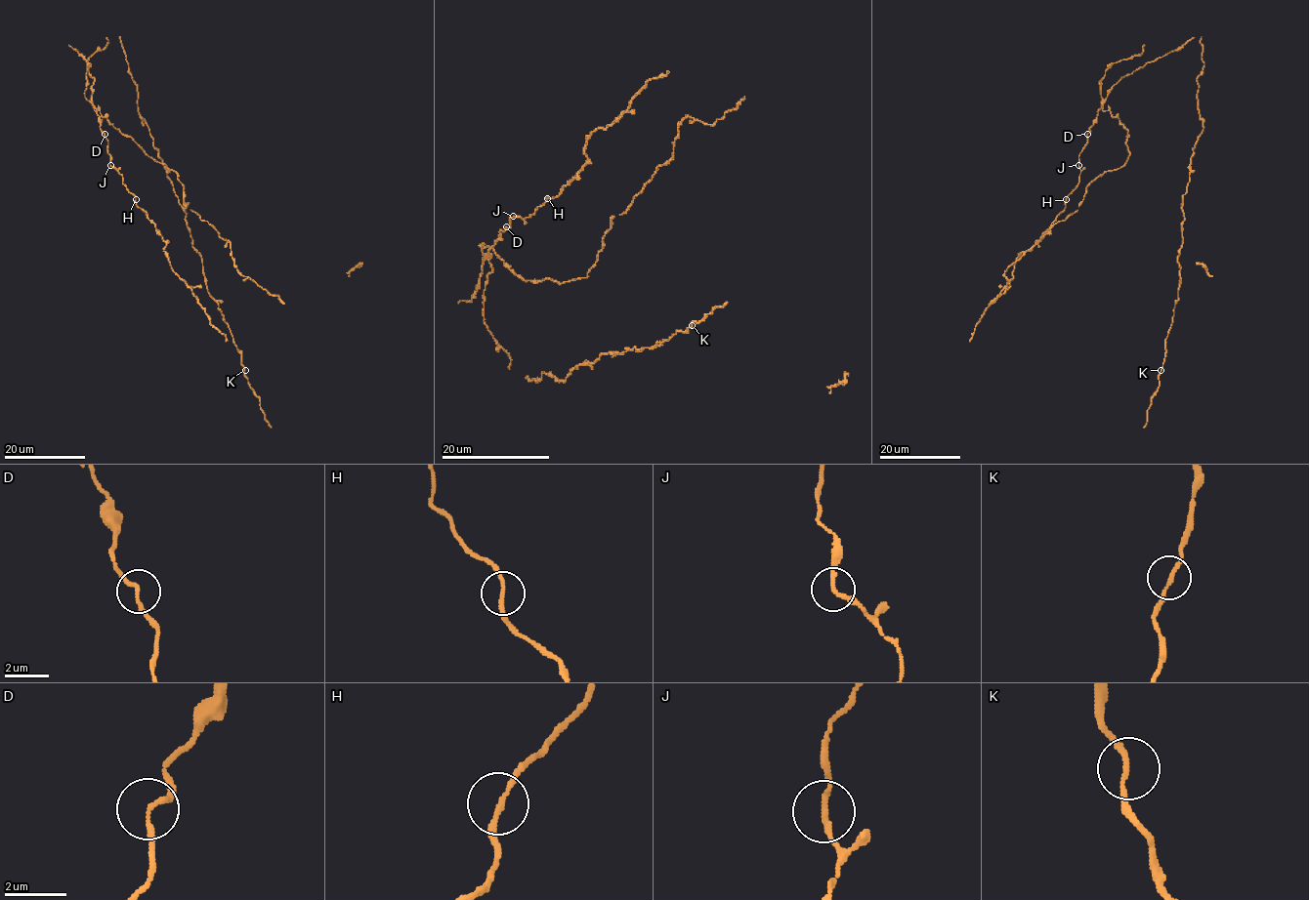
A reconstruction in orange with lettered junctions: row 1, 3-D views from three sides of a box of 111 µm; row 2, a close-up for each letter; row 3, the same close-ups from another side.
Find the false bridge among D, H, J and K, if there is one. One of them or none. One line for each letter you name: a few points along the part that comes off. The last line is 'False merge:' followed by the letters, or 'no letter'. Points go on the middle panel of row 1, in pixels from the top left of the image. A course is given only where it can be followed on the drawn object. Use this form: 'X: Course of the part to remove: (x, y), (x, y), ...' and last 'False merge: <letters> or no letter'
False merge: no letter

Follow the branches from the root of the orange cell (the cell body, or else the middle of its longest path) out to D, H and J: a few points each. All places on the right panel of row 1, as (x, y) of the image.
D: (1185, 44), (1179, 50), (1148, 61), (1122, 77), (1110, 90), (1098, 111), (1097, 120), (1086, 134)
H: (1185, 44), (1179, 50), (1148, 61), (1112, 87), (1078, 156), (1078, 184), (1066, 199)
J: (1185, 44), (1179, 50), (1148, 61), (1112, 87), (1086, 135), (1086, 144), (1078, 156), (1078, 165)

